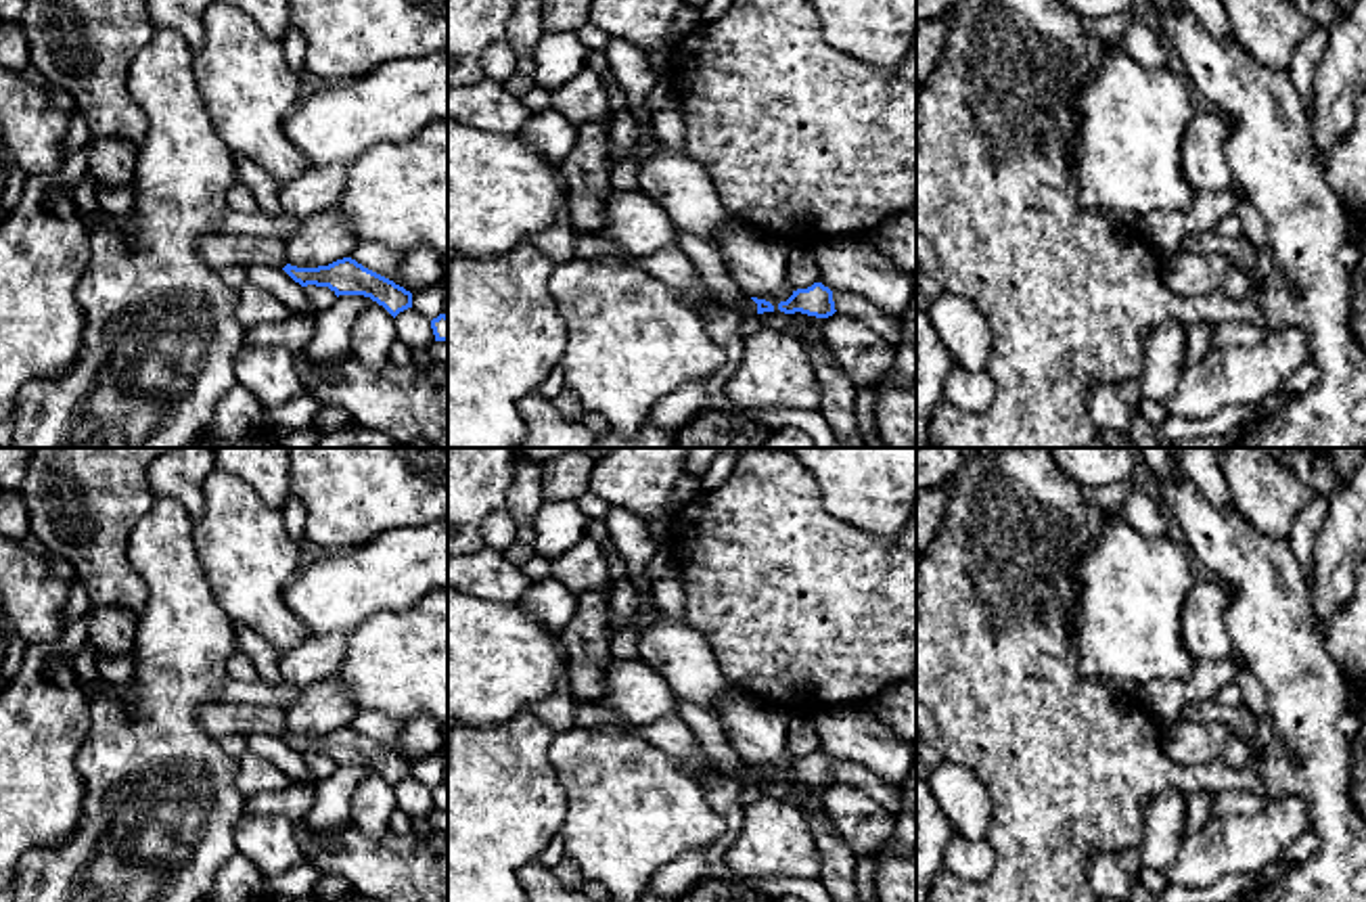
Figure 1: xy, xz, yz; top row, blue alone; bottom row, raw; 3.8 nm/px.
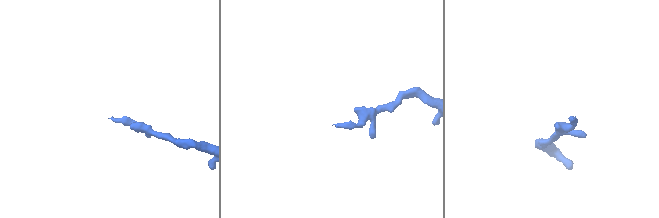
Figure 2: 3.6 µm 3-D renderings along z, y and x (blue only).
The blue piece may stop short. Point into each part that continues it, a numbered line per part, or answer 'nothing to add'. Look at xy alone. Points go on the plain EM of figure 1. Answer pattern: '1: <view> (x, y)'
1: xy (220, 718)

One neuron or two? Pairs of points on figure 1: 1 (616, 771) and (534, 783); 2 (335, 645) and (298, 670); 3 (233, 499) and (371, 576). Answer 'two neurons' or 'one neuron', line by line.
1: two neurons
2: one neuron
3: two neurons

